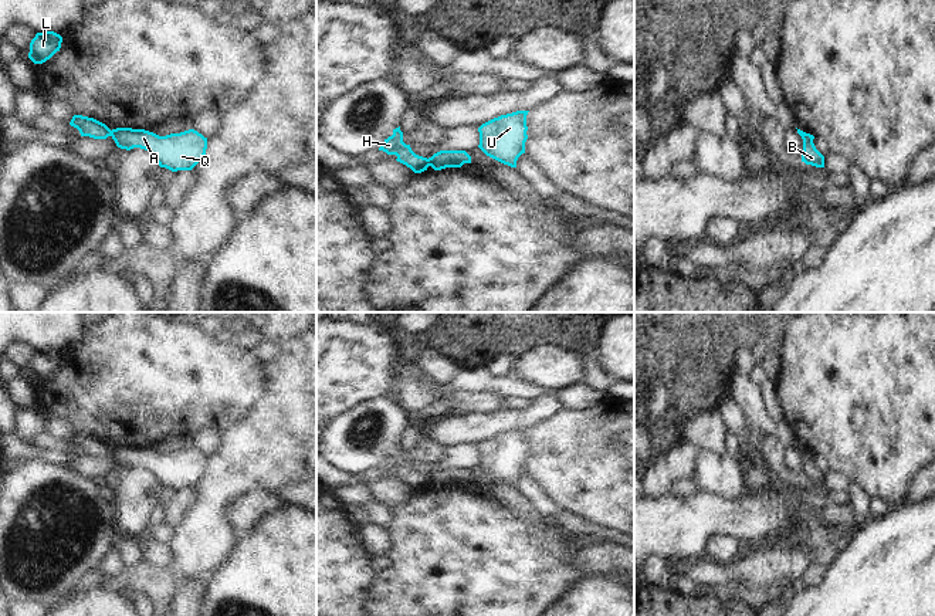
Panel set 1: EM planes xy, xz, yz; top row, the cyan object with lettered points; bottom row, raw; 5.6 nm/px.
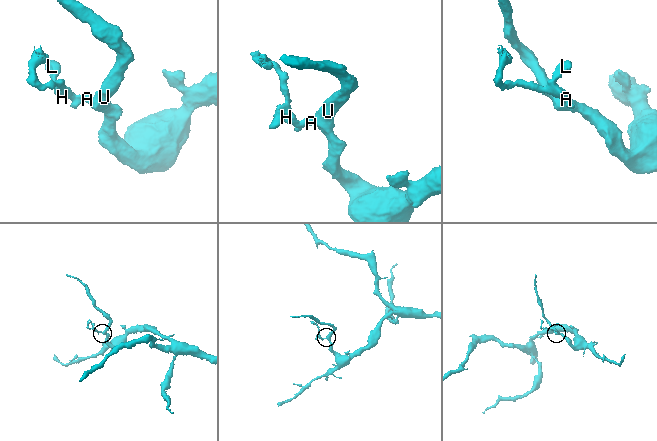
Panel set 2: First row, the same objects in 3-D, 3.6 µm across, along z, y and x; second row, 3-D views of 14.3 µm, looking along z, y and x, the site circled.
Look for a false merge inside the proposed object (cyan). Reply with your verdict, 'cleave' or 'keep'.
cleave

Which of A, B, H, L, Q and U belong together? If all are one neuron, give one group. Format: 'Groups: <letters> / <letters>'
Groups: A B Q U / H L.

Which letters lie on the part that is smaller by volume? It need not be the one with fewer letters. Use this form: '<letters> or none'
H, L

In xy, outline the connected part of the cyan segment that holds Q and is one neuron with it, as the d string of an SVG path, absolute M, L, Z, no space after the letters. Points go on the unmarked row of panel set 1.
M116 446L111 449L116 464L149 468L160 485L172 490L192 488L206 473L207 456L194 447L159 454L145 447Z

